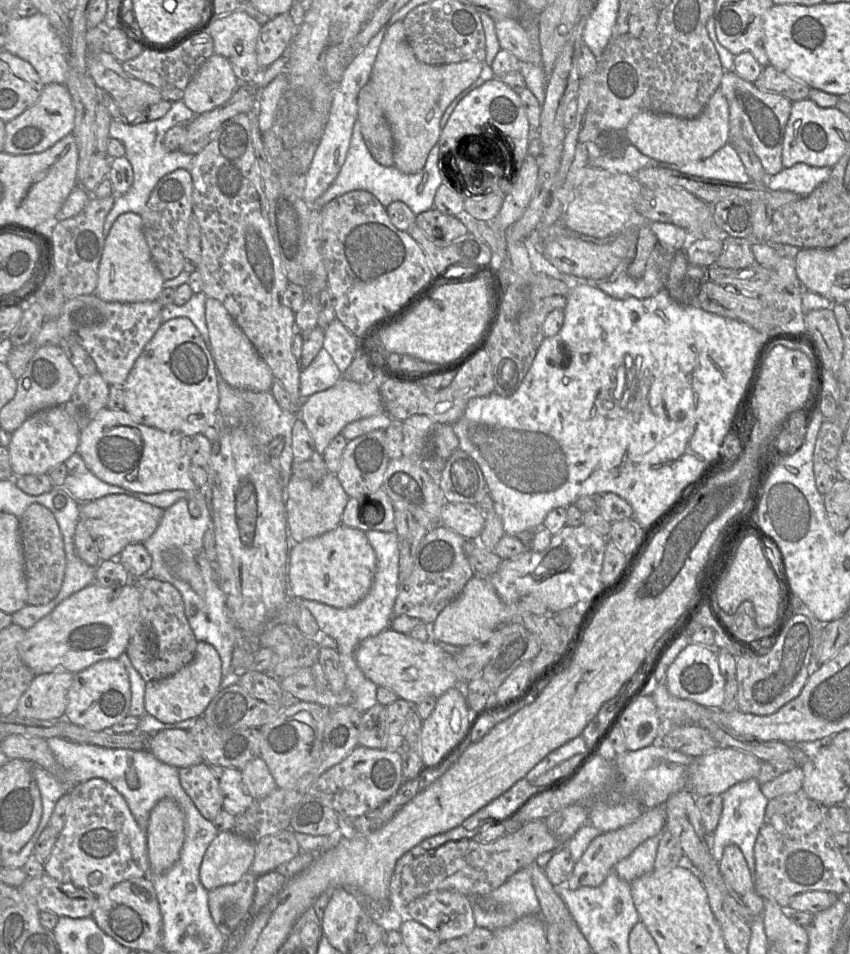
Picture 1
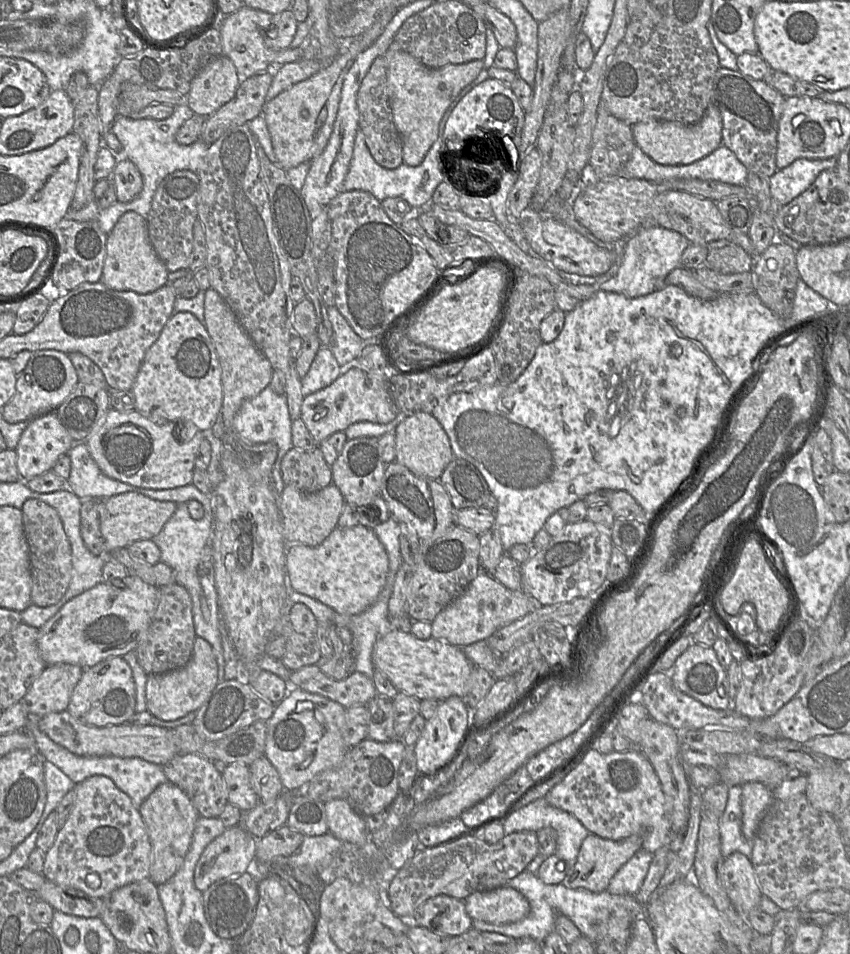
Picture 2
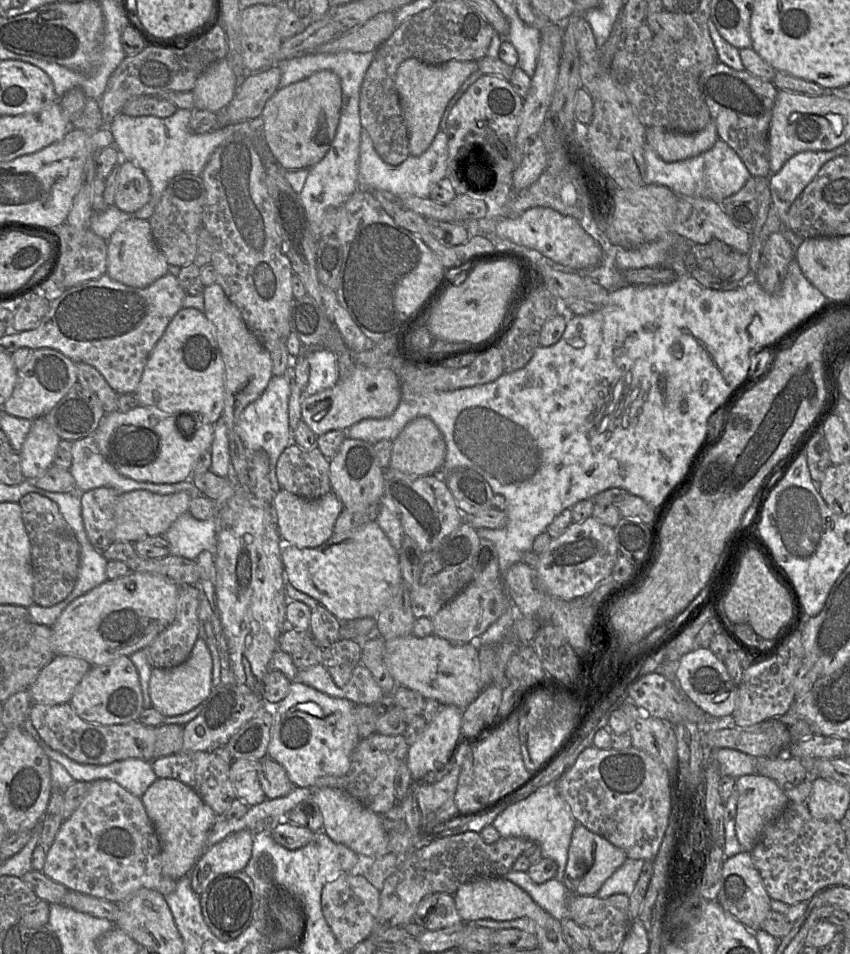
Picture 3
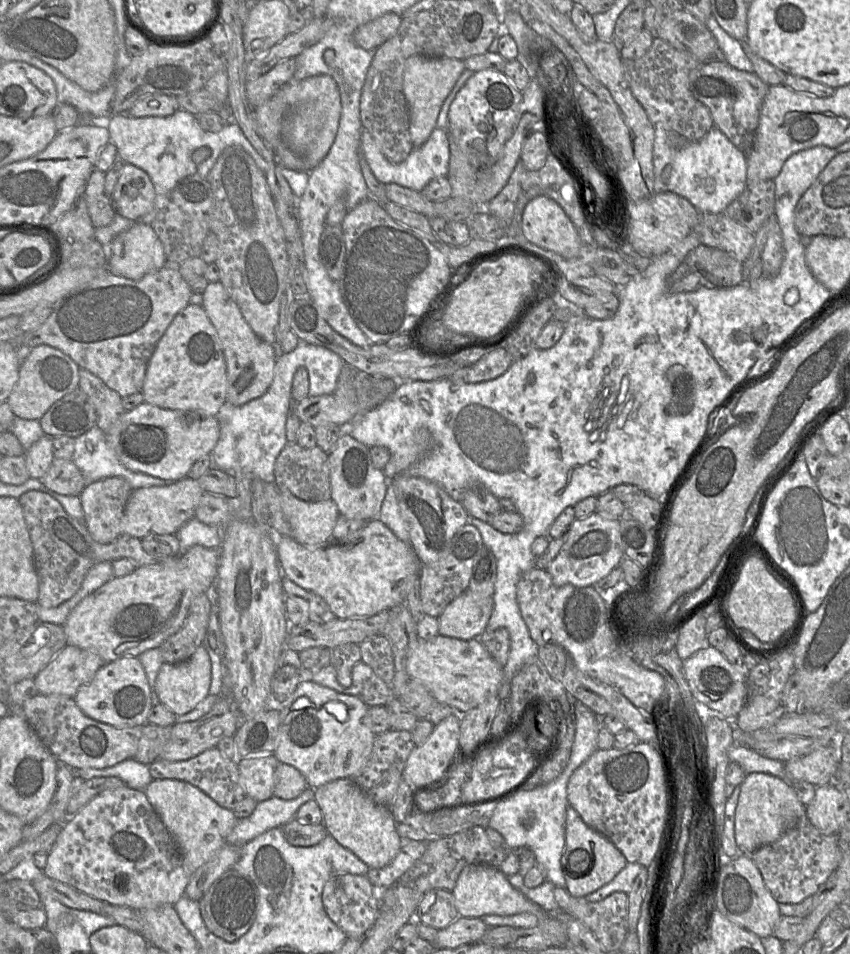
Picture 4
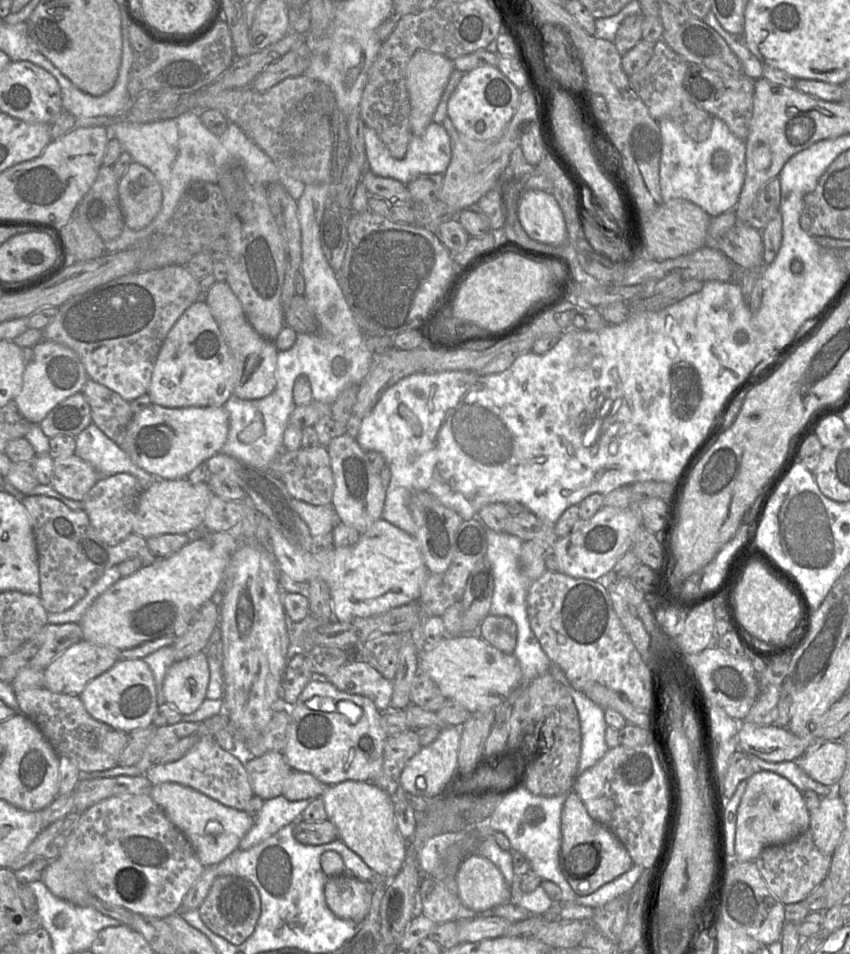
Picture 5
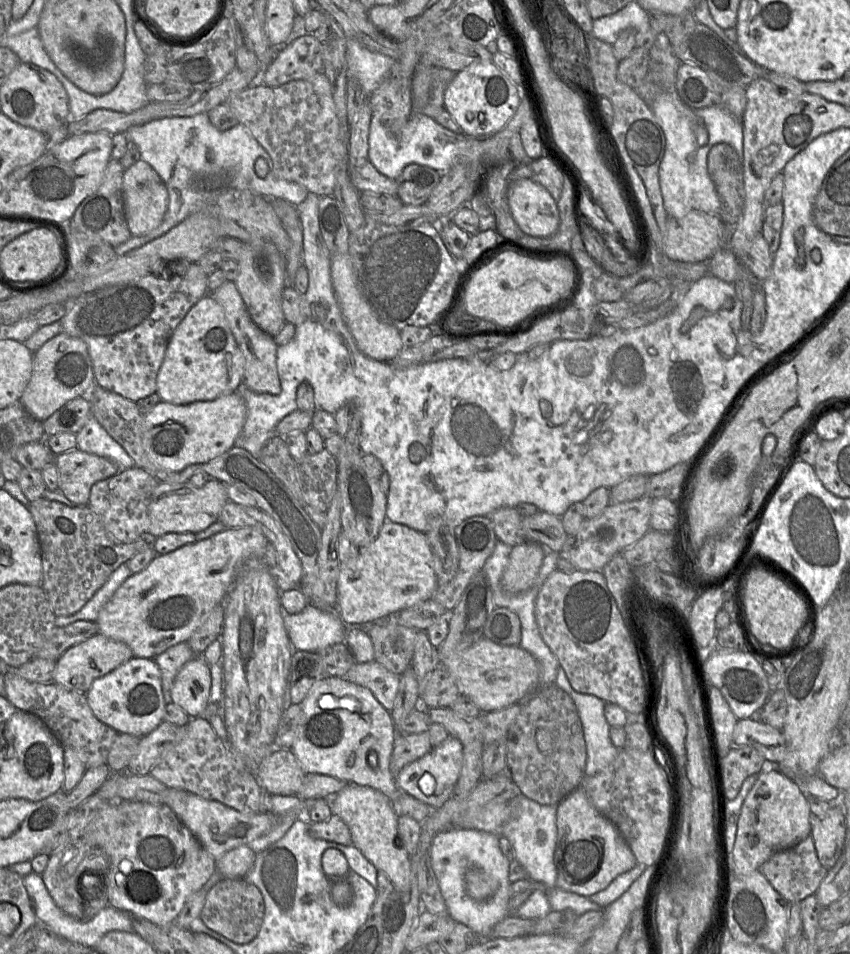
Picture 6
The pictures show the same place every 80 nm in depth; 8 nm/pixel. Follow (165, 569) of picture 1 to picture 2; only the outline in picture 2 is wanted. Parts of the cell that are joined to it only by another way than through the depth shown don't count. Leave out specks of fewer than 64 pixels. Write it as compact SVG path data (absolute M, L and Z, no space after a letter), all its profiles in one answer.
M188 503L177 504L177 508L162 530L152 540L159 547L161 552L160 561L168 564L175 575L175 582L189 592L192 600L192 609L195 604L200 604L204 597L204 591L198 574L198 565L201 562L204 547L211 542L212 529L214 524L213 506L204 508L204 516L195 520L188 510Z

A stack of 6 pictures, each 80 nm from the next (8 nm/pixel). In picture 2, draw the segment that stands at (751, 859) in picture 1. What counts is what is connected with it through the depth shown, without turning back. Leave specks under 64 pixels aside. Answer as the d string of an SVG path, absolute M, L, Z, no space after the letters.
M741 785L730 786L727 804L720 817L721 853L724 858L735 851L739 851L751 859L753 840L746 839L741 831L741 794Z

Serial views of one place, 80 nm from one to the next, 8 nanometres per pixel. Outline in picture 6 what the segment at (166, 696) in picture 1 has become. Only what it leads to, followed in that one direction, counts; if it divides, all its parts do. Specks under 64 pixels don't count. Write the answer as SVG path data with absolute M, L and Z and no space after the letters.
M196 655L178 671L170 691L172 703L191 718L200 715L210 703L211 674L203 655Z

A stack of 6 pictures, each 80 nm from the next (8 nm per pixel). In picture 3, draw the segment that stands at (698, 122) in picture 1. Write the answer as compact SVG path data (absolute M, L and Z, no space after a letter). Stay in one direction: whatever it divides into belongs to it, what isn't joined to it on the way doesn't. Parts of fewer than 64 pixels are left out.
M711 119L705 128L695 134L677 133L657 127L647 127L646 143L654 148L665 162L676 162L698 156L713 147L718 139L715 122Z

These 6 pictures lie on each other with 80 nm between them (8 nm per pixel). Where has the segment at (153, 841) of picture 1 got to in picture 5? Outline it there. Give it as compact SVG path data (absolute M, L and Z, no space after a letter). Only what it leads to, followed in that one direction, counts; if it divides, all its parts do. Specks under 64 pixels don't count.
M165 782L155 785L150 797L189 840L205 868L218 865L239 849L240 841L254 823L254 816L245 811L222 805L205 794L181 784Z

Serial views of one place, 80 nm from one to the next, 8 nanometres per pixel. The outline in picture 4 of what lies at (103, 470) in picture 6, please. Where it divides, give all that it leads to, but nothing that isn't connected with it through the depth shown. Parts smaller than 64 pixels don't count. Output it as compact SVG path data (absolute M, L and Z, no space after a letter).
M55 458L45 475L39 480L46 488L60 495L79 496L87 485L73 460Z

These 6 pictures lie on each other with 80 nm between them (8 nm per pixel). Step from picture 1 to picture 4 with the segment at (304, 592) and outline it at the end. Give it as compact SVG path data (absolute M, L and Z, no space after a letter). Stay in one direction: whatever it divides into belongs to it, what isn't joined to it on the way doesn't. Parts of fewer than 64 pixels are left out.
M378 518L371 519L367 522L364 529L351 541L334 541L333 539L327 544L320 546L318 548L308 548L302 544L296 542L293 538L289 536L281 536L278 545L276 546L278 565L281 566L287 575L287 577L297 584L298 586L321 596L329 605L332 612L339 619L350 619L350 618L366 618L373 616L383 610L388 610L391 607L398 605L402 602L406 602L406 596L408 589L412 586L412 583L419 575L423 566L417 554L415 553L410 542L404 542L400 540L382 521Z

